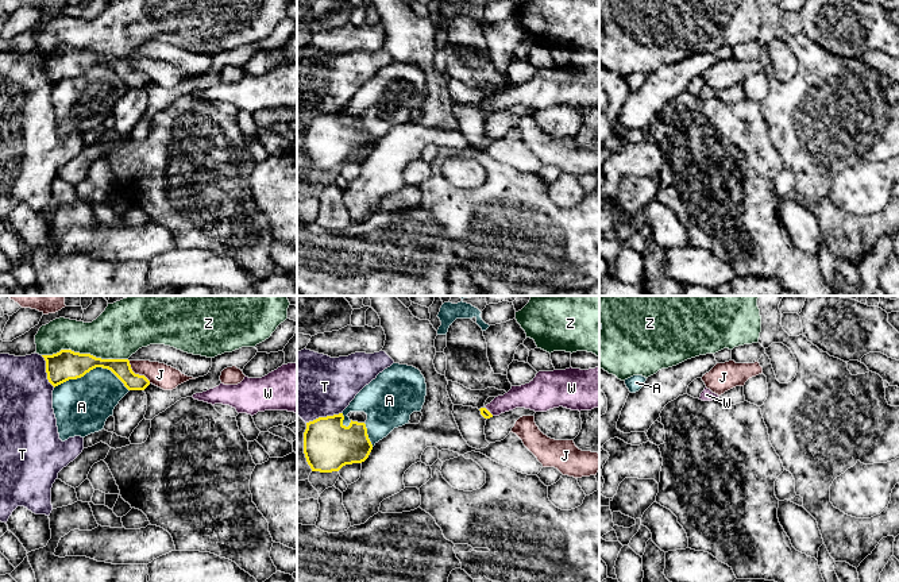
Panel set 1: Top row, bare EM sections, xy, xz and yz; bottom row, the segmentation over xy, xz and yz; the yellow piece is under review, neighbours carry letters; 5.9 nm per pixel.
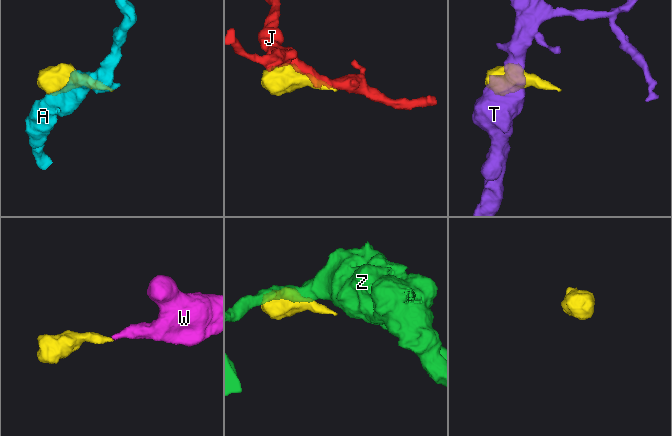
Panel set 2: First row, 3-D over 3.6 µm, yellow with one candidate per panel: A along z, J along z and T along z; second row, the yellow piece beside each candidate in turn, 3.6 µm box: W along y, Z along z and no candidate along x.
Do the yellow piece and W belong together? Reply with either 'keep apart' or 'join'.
join

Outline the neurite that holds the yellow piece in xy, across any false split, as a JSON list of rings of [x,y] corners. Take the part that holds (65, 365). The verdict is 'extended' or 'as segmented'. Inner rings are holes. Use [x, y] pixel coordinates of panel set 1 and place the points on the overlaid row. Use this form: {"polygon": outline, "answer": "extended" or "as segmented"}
{"polygon": [[[72,350],[42,356],[46,361],[47,379],[54,388],[69,379],[81,378],[96,367],[111,370],[128,390],[144,390],[150,385],[144,375],[132,371],[128,359],[101,359]]], "answer": "as segmented"}

